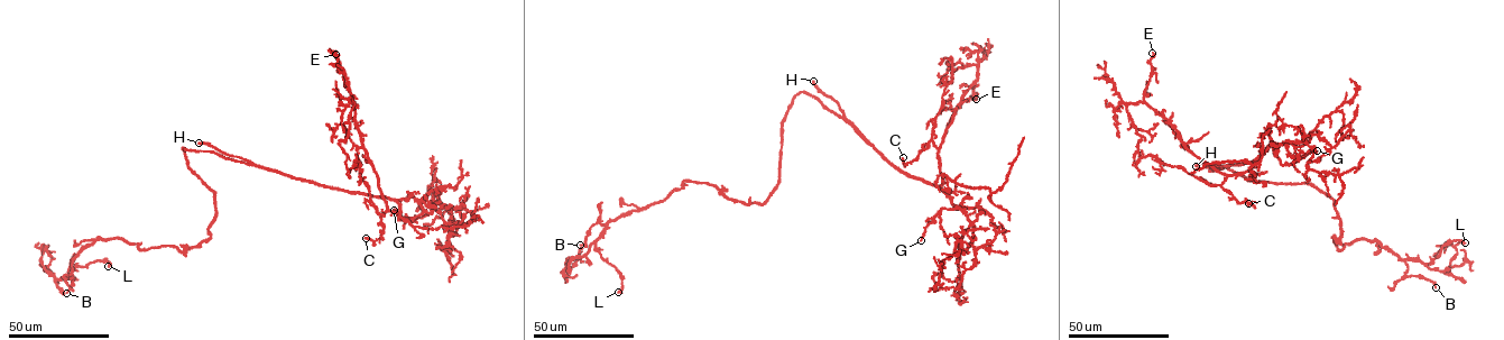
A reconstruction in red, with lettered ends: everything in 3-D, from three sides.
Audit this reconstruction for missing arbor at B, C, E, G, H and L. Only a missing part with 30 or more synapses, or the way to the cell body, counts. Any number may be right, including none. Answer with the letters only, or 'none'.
H

